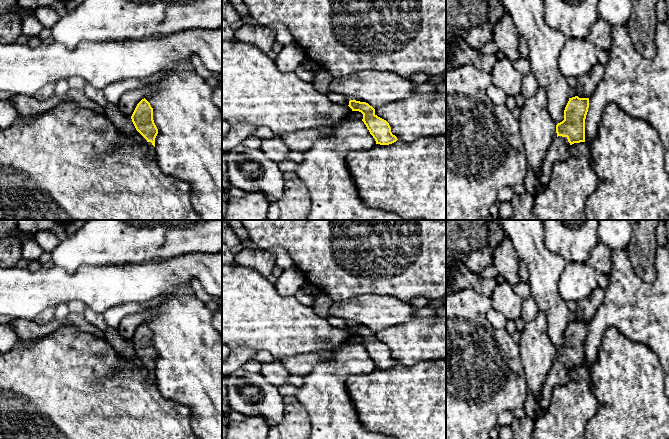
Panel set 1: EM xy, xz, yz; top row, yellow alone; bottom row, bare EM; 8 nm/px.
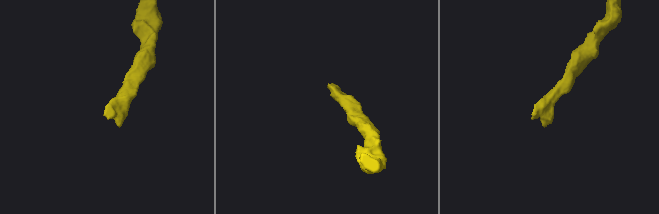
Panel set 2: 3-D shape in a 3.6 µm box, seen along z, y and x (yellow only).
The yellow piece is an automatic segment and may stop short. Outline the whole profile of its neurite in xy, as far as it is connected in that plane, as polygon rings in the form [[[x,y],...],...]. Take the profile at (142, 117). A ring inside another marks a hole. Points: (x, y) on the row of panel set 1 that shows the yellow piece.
[[[145,98],[137,104],[131,119],[136,130],[147,140],[146,157],[156,159],[155,138],[158,129],[153,120],[153,108]]]

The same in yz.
[[[578,96],[569,98],[564,110],[564,120],[556,125],[557,137],[546,152],[546,159],[539,171],[537,193],[547,187],[553,164],[569,158],[572,144],[585,142],[585,119],[588,108],[589,98]]]

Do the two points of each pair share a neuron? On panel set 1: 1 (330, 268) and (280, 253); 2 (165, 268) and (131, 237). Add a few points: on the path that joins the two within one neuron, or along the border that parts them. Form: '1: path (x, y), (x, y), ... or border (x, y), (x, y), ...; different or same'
1: border (267, 248), (275, 246), (284, 247), (294, 265); different
2: border (179, 255), (173, 258), (133, 263); different

